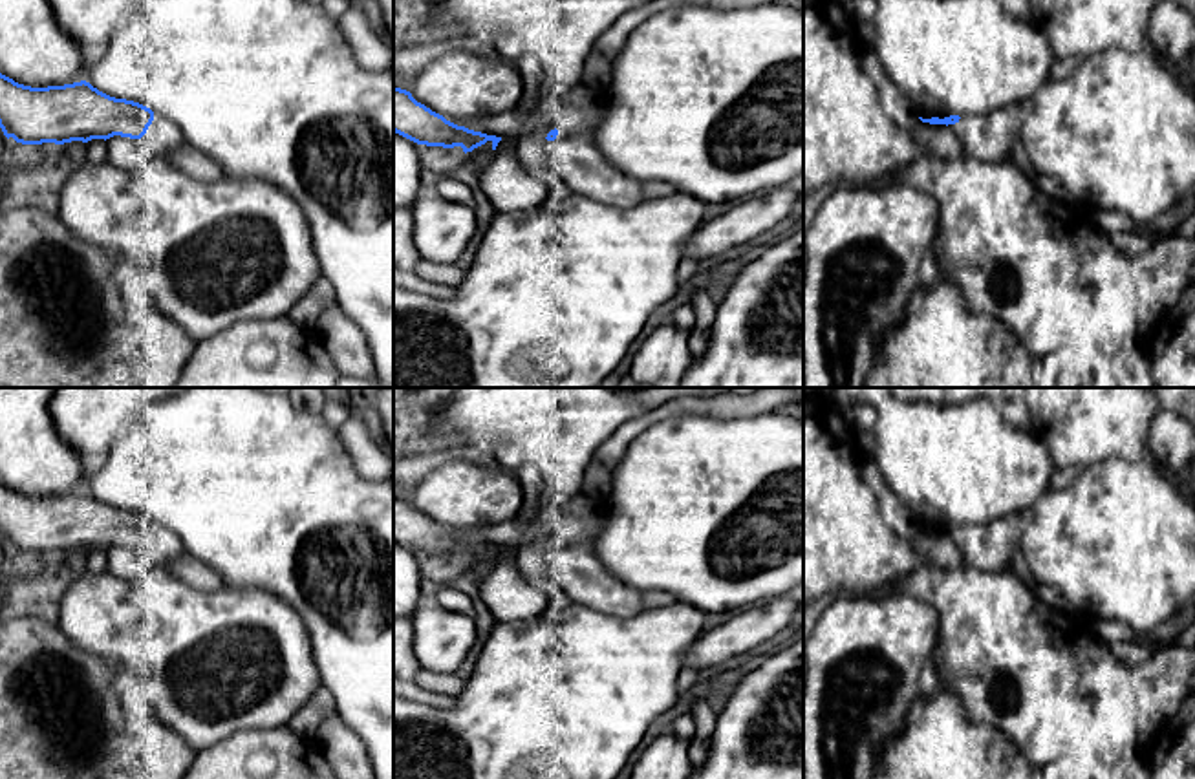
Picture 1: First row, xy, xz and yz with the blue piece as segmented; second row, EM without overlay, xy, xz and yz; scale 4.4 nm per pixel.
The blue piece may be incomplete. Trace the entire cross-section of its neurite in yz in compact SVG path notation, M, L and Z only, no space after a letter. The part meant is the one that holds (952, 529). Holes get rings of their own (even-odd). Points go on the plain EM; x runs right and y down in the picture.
M1021 514L1005 516L985 527L919 528L930 534L946 534L963 560L974 569L1008 572L1019 549Z

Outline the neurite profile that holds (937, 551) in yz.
M920 530L911 543L915 552L931 567L959 571L964 565L961 552L946 534L930 534Z

